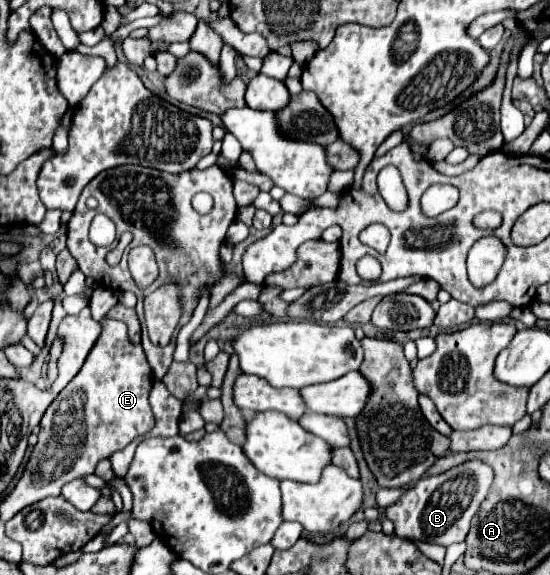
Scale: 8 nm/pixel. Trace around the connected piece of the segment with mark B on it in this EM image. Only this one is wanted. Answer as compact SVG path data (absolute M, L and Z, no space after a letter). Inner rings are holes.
M471 459L453 469L447 469L445 473L433 477L421 477L415 483L415 487L405 489L393 505L385 507L383 515L393 521L397 537L449 547L453 543L465 541L467 531L471 527L471 517L487 497L491 481L493 481L493 469L483 461ZM453 479L455 479L455 493L447 489L447 483L451 483Z

